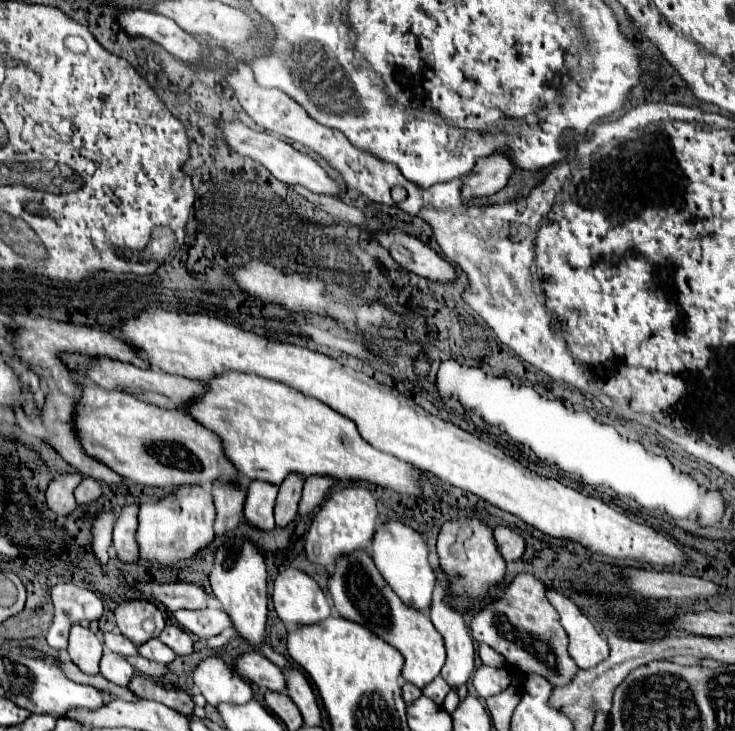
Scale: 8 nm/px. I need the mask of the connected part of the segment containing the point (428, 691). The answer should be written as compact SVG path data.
M436 676L436 680L430 682L428 686L424 686L422 692L424 692L424 696L432 698L436 704L442 704L444 696L450 692L450 686L446 684L446 680L442 676Z

